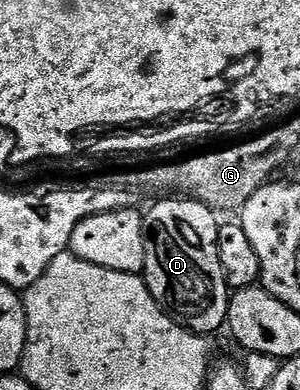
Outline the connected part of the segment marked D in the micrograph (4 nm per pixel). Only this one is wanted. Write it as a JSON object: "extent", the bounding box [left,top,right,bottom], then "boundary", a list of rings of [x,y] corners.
{"extent":[143,197,231,336],"boundary":[[[161,197],[143,215],[145,269],[143,278],[155,301],[183,327],[208,336],[226,326],[231,288],[219,261],[218,216],[206,203],[188,197]]]}

